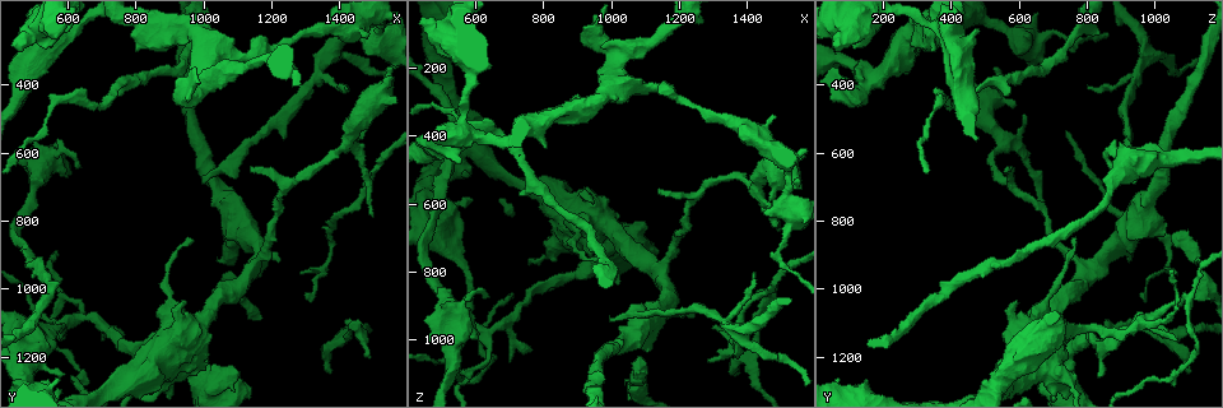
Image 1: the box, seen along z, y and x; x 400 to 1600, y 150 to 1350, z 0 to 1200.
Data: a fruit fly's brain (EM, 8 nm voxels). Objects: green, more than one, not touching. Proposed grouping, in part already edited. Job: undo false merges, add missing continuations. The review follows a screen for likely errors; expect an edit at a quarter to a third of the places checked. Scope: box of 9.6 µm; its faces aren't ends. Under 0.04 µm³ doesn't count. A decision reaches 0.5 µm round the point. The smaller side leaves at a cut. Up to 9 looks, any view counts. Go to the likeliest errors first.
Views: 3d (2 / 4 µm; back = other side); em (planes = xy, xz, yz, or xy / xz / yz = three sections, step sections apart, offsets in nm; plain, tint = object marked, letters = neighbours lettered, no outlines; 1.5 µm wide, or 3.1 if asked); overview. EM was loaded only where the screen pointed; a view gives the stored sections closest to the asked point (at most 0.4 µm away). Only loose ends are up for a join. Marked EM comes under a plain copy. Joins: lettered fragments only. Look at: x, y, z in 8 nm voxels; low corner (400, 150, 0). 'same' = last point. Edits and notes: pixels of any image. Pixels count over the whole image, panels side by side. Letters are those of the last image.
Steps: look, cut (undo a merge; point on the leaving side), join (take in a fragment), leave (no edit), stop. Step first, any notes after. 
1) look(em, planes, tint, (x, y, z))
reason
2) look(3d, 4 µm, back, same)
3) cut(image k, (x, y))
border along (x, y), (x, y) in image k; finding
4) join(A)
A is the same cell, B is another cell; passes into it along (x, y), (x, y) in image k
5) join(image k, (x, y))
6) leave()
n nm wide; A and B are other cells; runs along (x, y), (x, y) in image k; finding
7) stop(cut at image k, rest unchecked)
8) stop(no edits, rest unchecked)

look(em, planes, tint, (580, 1030, 1100))
thick turns thin

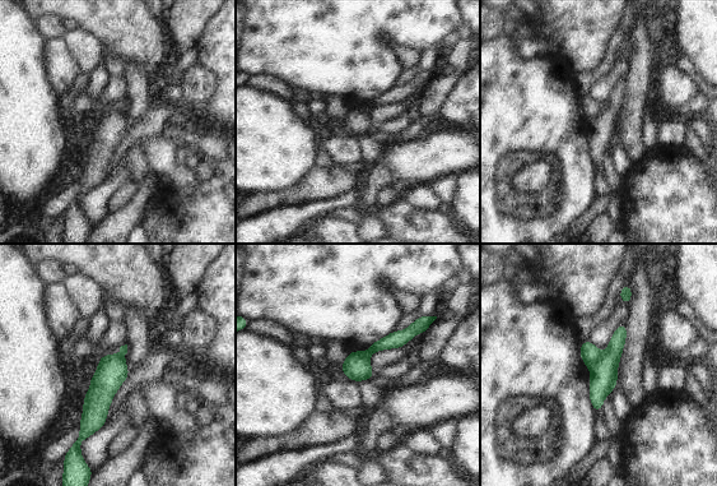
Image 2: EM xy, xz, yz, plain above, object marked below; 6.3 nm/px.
look(em, planes, letters, same)
what lies round it

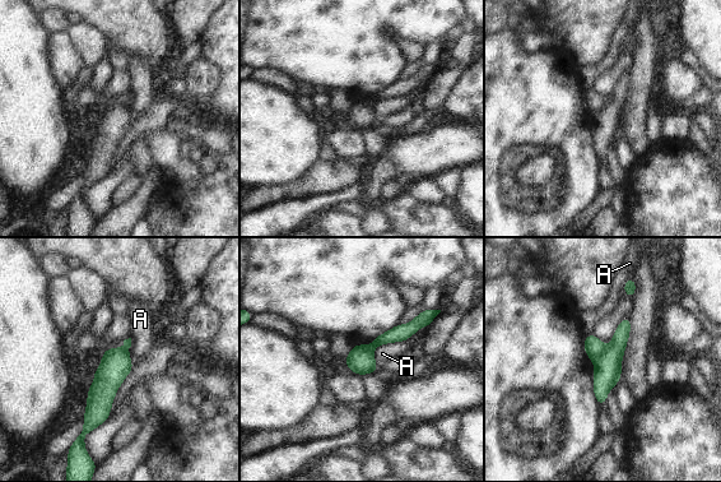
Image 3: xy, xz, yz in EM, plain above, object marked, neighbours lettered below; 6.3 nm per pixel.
cut(image 3, (361, 362))
160 nm wide; A is another cell; border along (354, 346), (362, 347), (371, 353) in image 3; a second neuron is stuck on

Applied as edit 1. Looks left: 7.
look(em, planes, letters, (1410, 410, 810))
branch stops here

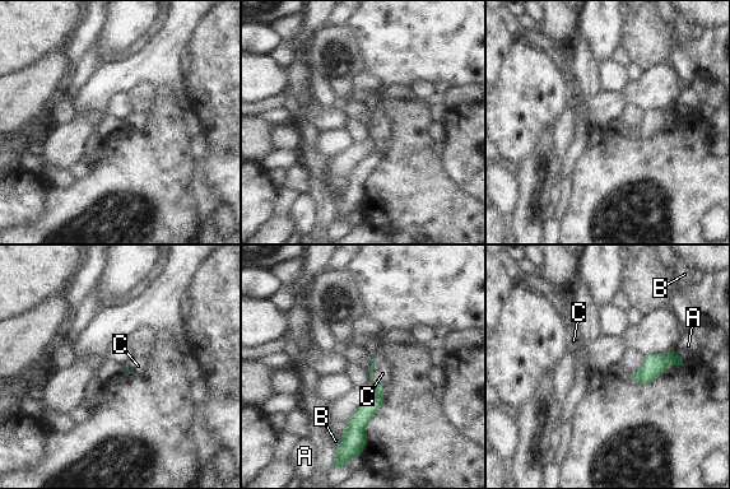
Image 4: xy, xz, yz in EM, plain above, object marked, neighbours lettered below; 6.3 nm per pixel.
join(C)
C touches over 280 nm; C is the same cell, A and B are other cells; it goes on there

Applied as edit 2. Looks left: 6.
look(3d, 2 µm, (590, 1260, 580))
an open end

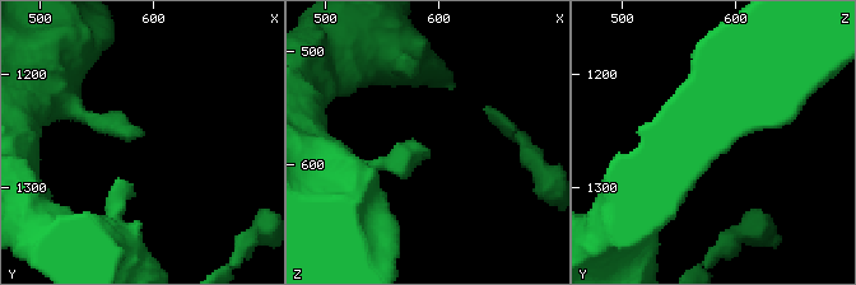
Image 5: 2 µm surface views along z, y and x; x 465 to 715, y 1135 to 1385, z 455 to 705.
look(em, yz, step 4, tint, (590, 1258, 586))
shape alone is not enough

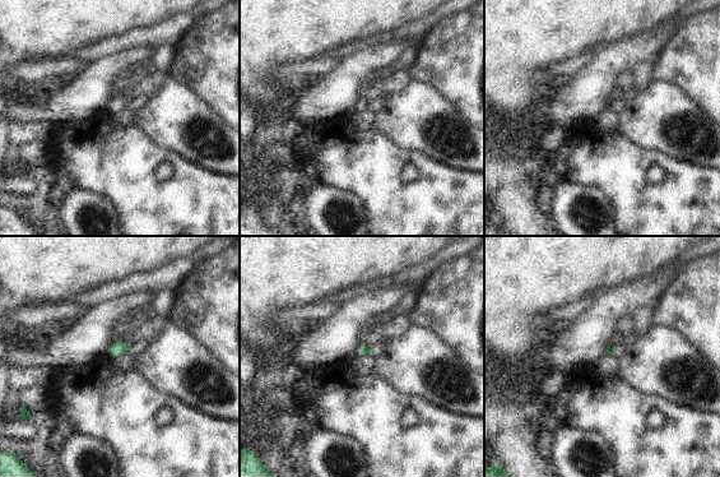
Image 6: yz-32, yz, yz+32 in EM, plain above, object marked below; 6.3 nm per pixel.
look(em, planes, letters, same)

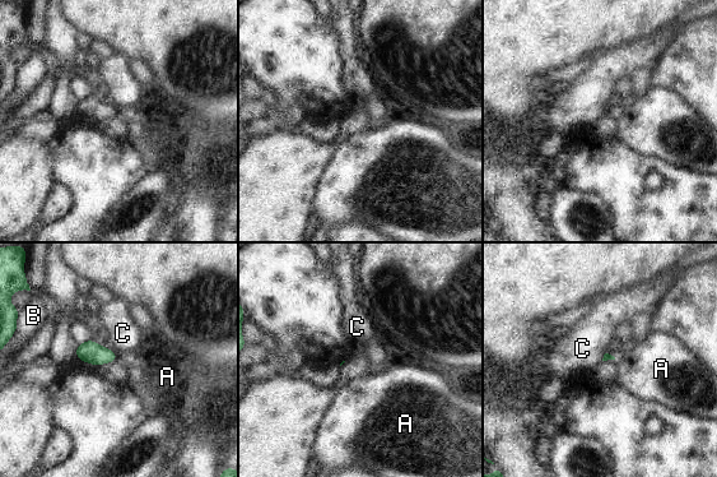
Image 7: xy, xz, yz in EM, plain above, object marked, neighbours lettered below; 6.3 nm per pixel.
leave()
A, B and C are other cells; no lettered fragment goes on from it

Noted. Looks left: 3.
look(em, planes, letters, (1100, 1250, 660))
stops while still wide

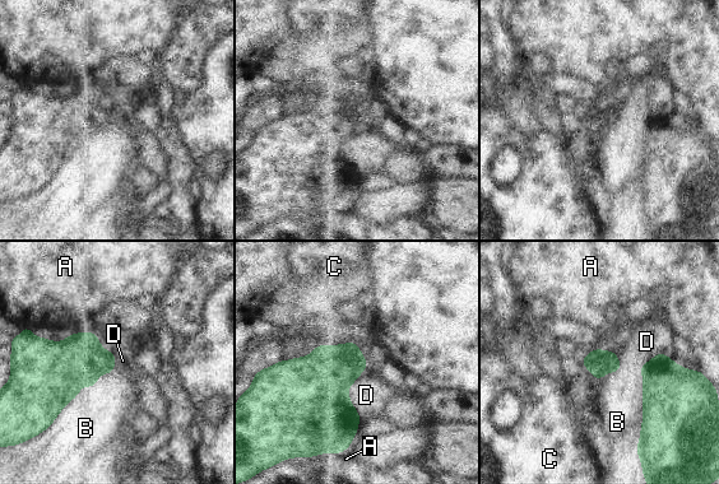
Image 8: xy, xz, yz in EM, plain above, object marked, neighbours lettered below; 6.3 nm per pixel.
leave()
A, B, C and D are other cells; border along (349, 341), (356, 343) in image 8; no lettered fragment goes on from it

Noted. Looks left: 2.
stop(cut at image 3, join at image 4, rest unchecked)

